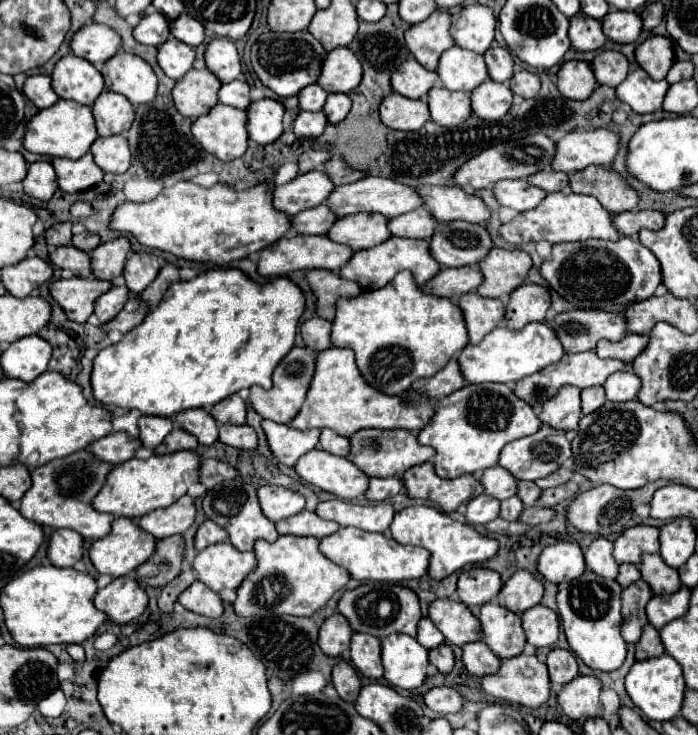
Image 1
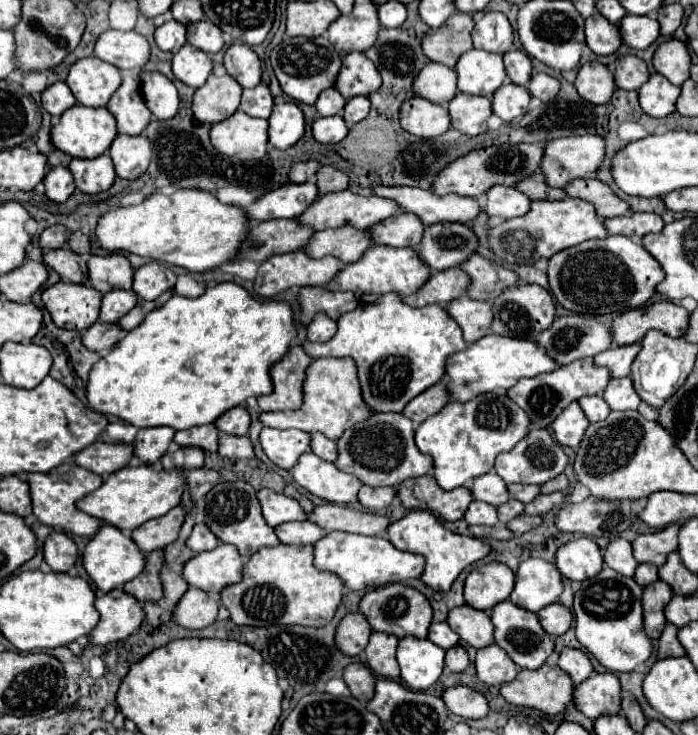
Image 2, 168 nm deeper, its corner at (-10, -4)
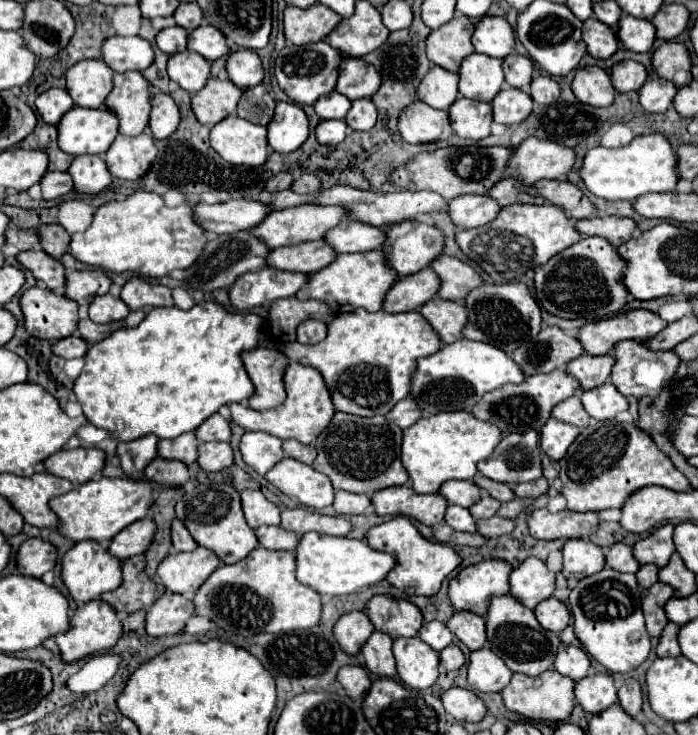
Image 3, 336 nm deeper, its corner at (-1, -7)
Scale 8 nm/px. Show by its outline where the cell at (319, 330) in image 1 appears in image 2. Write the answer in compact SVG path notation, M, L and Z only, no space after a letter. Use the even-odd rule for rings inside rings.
M318 313L314 321L308 325L308 341L330 341L336 333L336 321L326 317L326 313Z

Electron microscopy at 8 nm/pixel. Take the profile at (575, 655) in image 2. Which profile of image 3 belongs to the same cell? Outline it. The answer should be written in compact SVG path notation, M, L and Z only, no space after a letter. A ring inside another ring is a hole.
M561 646L555 658L555 670L571 680L581 680L589 672L589 656L577 646Z

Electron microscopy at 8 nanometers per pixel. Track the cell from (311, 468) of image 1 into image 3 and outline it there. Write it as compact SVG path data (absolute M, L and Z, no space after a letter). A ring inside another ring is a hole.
M283 458L275 468L271 468L265 478L275 484L289 498L297 498L303 506L321 510L333 504L335 488L329 476L305 466L293 458Z

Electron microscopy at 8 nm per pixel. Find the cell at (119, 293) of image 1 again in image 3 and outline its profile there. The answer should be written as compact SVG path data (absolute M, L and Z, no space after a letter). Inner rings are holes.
M111 294L95 296L95 300L89 304L89 318L99 324L123 320L129 314L129 306Z

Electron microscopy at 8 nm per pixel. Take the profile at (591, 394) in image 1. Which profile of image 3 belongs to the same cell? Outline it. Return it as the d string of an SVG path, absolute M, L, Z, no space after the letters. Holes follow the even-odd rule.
M571 396L569 400L563 400L563 404L557 404L557 408L553 408L553 416L577 428L587 428L591 420L591 416L583 408L583 402L577 396Z

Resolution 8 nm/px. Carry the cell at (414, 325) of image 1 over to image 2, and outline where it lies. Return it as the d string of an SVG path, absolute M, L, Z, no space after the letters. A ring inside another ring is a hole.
M394 293L378 297L374 303L358 305L354 311L344 313L338 319L338 333L326 341L326 343L300 343L306 355L312 359L318 357L350 357L356 363L358 379L362 387L362 397L372 413L402 413L402 409L412 401L418 393L426 391L428 387L436 385L442 379L442 369L446 365L446 357L450 353L456 353L460 349L466 349L466 343L462 339L462 331L458 329L458 323L448 317L446 309L440 305L426 305L426 307L408 307L402 303L402 299Z

